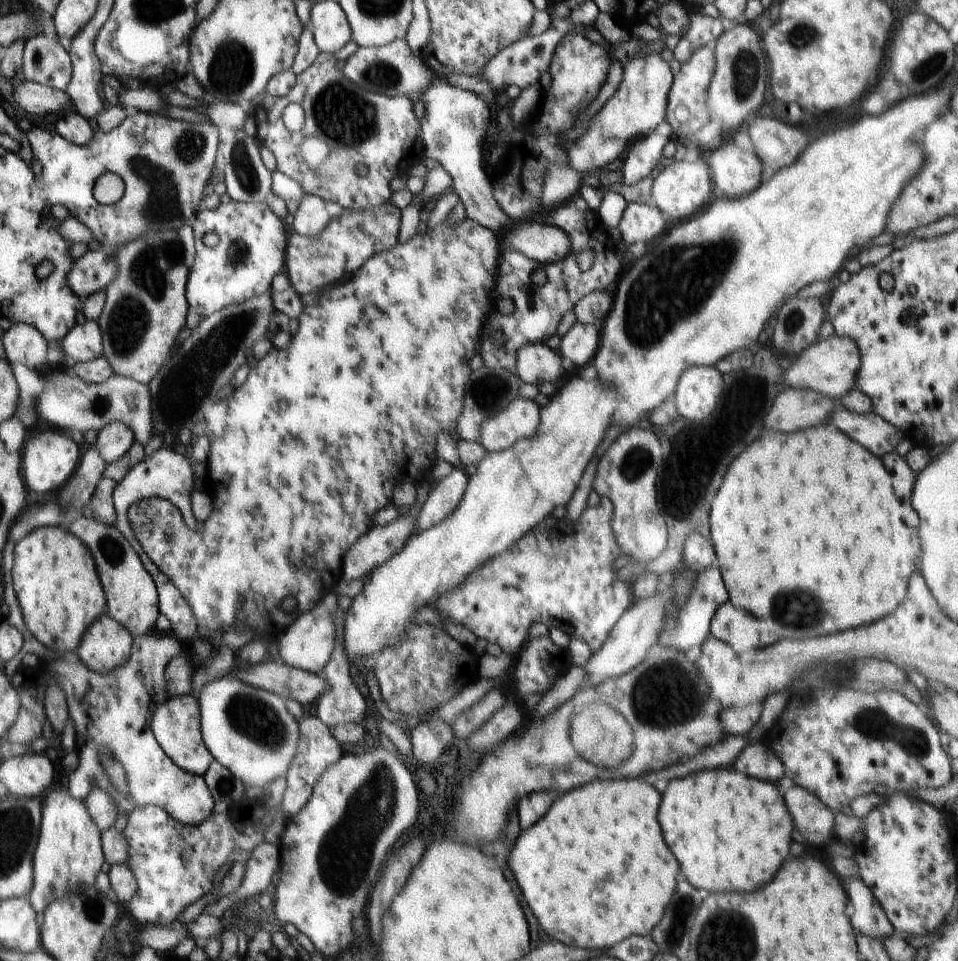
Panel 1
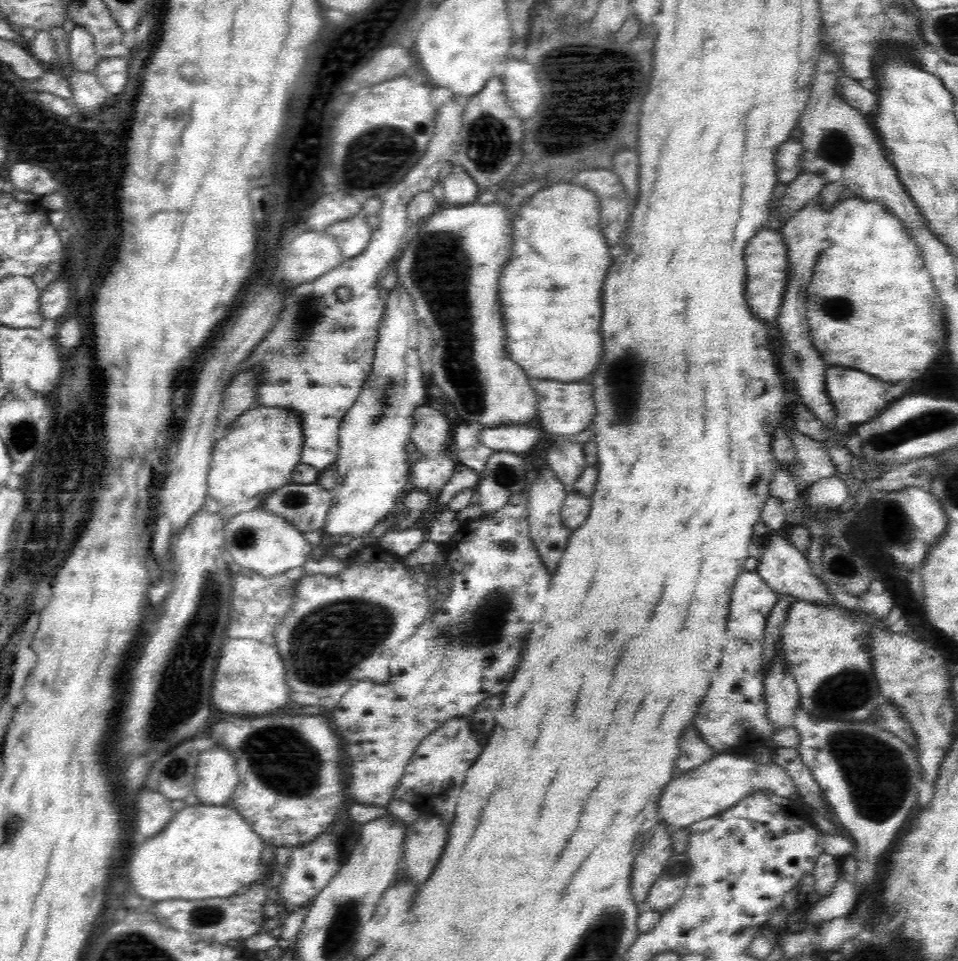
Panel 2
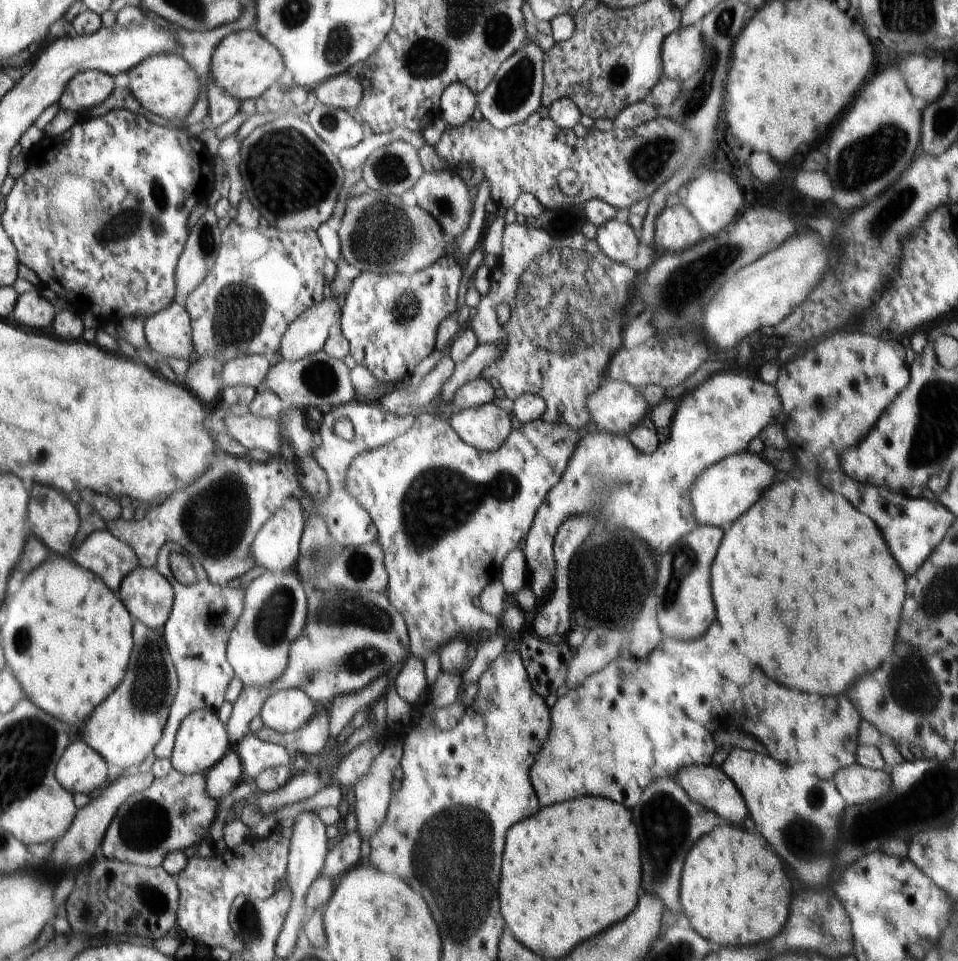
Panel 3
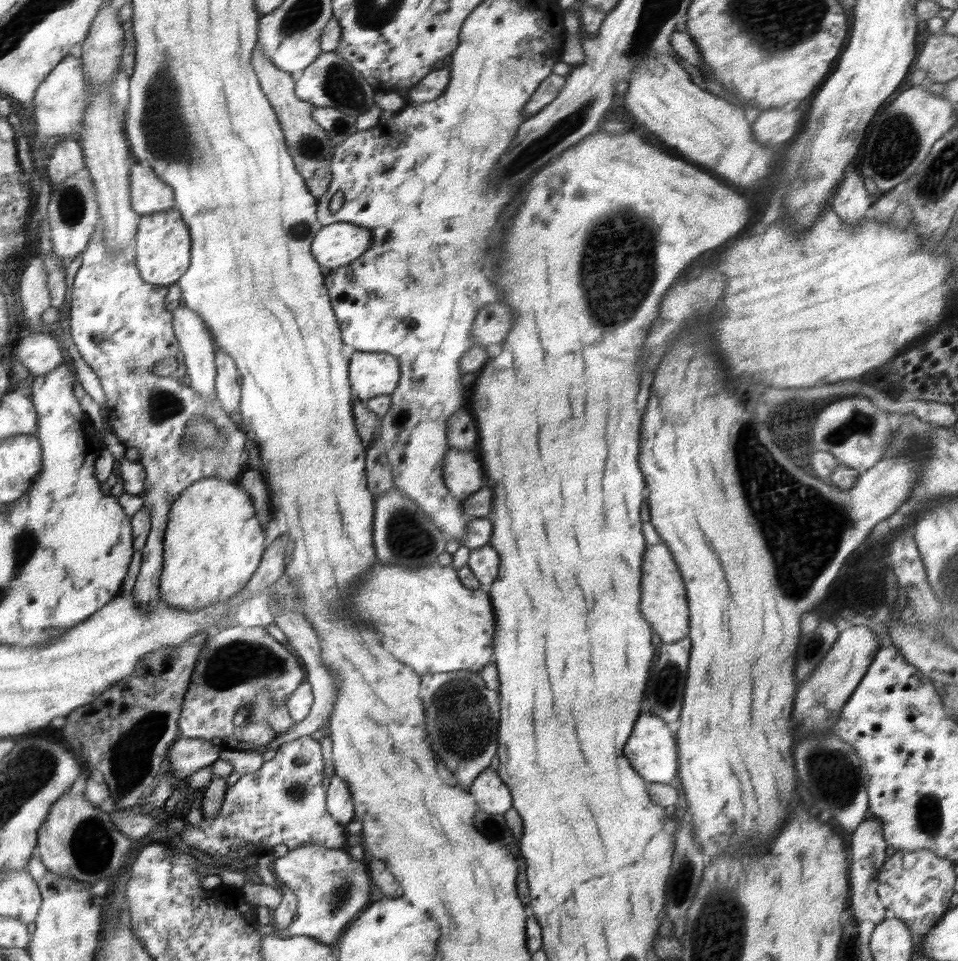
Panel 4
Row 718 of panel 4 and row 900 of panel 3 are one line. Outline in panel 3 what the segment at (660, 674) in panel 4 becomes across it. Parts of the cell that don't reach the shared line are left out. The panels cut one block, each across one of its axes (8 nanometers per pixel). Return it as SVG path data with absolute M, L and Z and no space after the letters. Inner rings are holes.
M653 780L641 794L639 804L631 808L631 818L639 836L639 856L641 856L641 884L645 894L657 894L663 902L667 920L675 920L679 914L677 886L679 872L687 850L699 836L711 832L715 824L725 824L717 814L705 810L687 798L685 790L675 780Z

